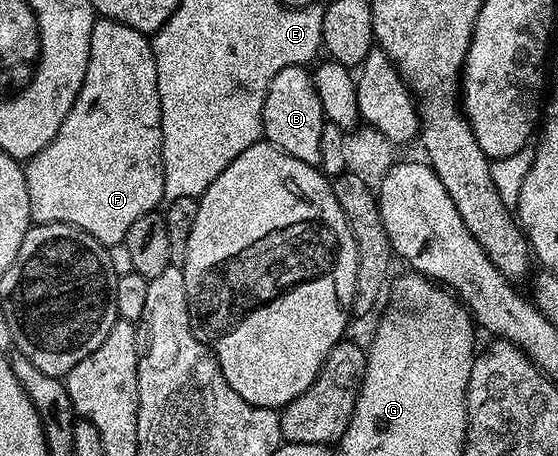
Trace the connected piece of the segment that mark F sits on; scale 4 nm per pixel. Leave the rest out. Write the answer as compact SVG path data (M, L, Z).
M101 18L94 23L83 86L55 138L27 161L24 170L29 215L36 223L69 224L106 246L122 243L137 219L162 207L165 171L161 153L161 103L153 46L146 33L118 20Z

